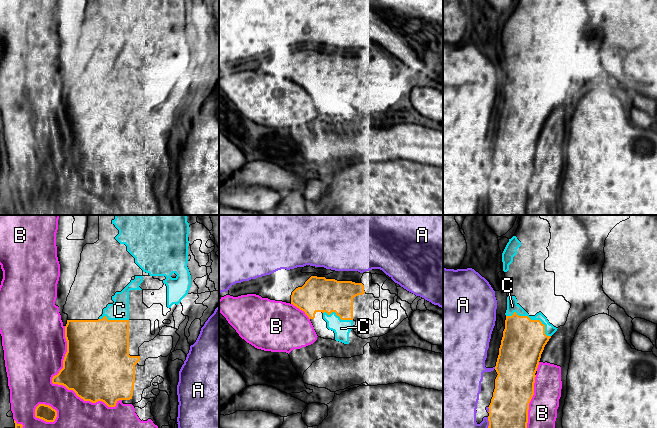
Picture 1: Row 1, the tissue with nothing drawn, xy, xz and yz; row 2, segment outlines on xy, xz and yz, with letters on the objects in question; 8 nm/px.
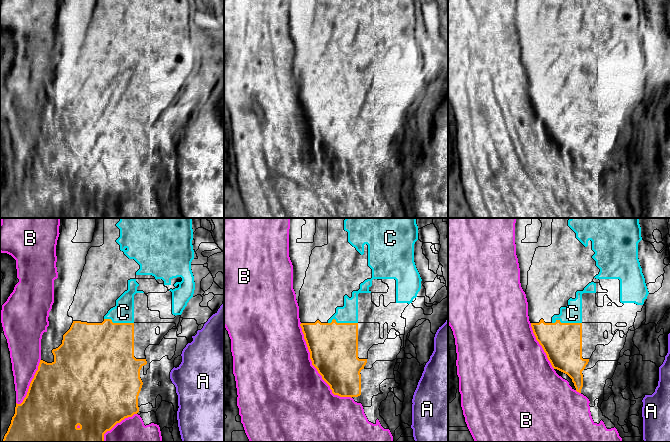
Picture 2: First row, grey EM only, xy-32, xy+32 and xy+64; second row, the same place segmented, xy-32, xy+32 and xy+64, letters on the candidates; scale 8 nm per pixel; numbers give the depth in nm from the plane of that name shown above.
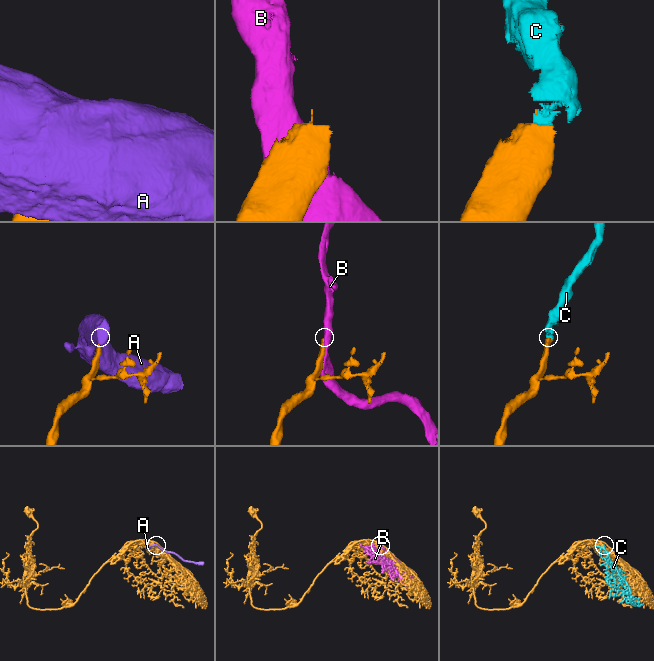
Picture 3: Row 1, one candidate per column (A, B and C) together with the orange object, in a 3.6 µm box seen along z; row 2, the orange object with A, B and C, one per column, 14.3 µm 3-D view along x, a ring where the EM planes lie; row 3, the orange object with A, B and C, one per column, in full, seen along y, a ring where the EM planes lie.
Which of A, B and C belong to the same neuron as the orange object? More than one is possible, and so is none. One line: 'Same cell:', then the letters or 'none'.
Same cell: C

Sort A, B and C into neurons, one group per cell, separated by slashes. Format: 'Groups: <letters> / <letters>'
Groups: A / B / C

